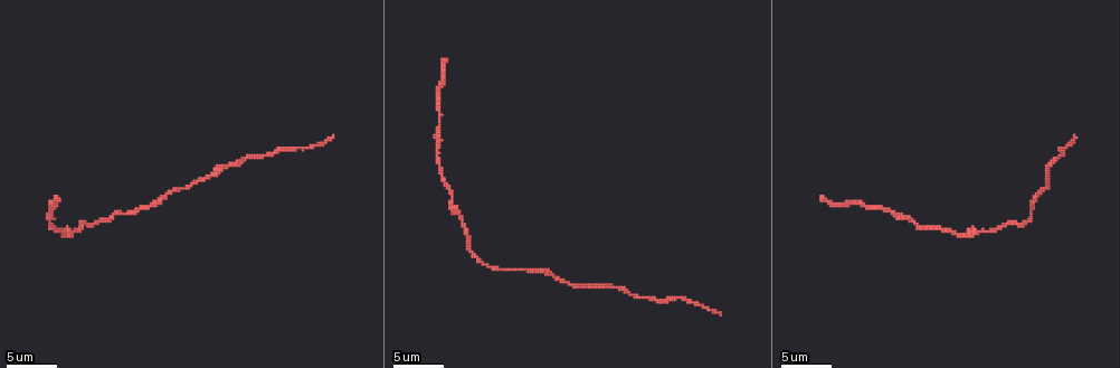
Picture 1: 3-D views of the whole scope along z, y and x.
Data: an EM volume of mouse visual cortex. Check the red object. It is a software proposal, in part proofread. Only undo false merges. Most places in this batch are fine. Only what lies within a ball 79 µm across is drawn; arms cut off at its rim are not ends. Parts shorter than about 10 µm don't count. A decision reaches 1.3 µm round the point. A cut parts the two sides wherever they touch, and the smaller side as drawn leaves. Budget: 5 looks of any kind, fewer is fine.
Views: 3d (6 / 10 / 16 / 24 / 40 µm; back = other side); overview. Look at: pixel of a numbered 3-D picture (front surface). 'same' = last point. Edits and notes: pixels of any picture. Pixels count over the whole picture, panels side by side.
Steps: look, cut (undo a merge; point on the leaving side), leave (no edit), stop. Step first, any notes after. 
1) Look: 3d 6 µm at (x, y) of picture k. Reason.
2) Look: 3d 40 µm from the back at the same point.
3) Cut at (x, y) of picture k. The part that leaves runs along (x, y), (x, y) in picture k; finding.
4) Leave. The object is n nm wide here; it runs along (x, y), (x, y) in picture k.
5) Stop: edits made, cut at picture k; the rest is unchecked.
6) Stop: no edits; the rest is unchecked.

Look: 3d 16 µm at (613, 287) of picture 1. Thin neck.

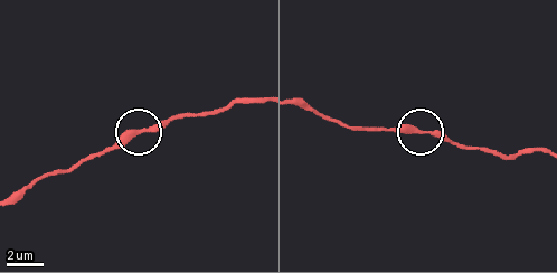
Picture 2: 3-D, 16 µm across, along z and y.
Look: 3d 6 µm at (138, 132) of picture 2.

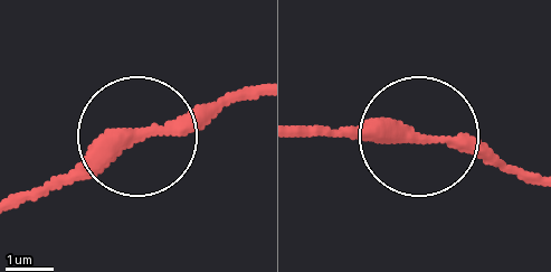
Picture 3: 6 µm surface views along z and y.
Leave. It runs along (307, 124), (463, 137), (531, 172) in picture 3; one neuron here.

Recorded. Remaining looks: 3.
Look: 3d 10 µm at (1037, 197) of picture 1. Thick turns thin.

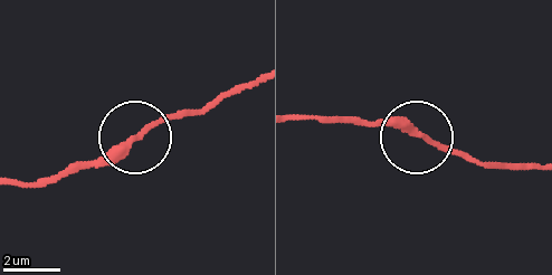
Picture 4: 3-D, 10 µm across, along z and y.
Leave. It runs along (13, 185), (50, 185), (101, 166), (144, 132), (206, 107) in picture 4; one neuron here.

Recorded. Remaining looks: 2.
Look: 3d 6 µm at (450, 199) of picture 1. Thick turns thin.

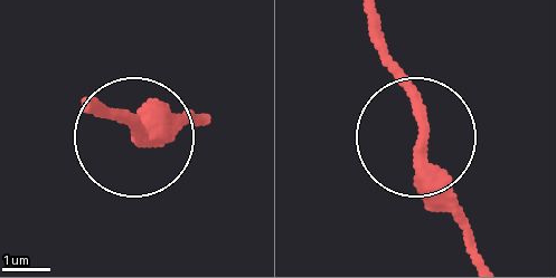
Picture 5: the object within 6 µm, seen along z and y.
Leave. It runs along (205, 115), (168, 118), (140, 143), (84, 98) in picture 5; continuous, no second neuron.

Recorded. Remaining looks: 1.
Stop: no edits; the rest is unchecked.

